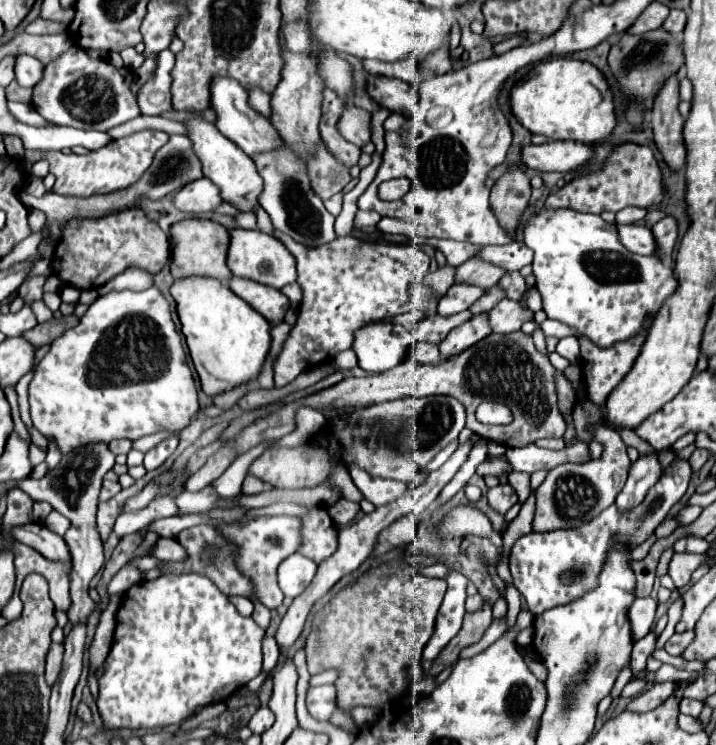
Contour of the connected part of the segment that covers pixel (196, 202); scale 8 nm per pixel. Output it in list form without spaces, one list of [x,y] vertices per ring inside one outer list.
[[[204,177],[188,183],[180,191],[176,191],[176,195],[172,195],[174,207],[180,211],[186,211],[186,213],[212,211],[218,207],[220,201],[222,201],[222,197],[220,197],[218,187]]]

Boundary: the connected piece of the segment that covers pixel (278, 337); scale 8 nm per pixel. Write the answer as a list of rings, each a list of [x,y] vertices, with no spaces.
[[[280,323],[280,325],[272,327],[272,349],[270,349],[270,355],[280,353],[280,347],[284,343],[284,339],[288,337],[290,329],[292,329],[292,325],[288,325],[288,323]]]

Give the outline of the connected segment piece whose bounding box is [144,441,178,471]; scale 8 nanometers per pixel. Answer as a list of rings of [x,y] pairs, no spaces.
[[[162,441],[162,443],[158,443],[154,449],[150,449],[144,455],[144,467],[148,471],[160,467],[176,451],[176,447],[178,447],[178,441]]]

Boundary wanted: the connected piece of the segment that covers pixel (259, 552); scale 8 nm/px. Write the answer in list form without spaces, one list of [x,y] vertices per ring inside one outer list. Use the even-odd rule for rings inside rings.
[[[276,515],[276,517],[256,517],[244,525],[228,525],[218,529],[226,539],[238,545],[240,571],[256,583],[256,597],[268,609],[276,609],[284,599],[276,583],[276,569],[288,555],[292,555],[300,547],[300,521],[290,515]]]

